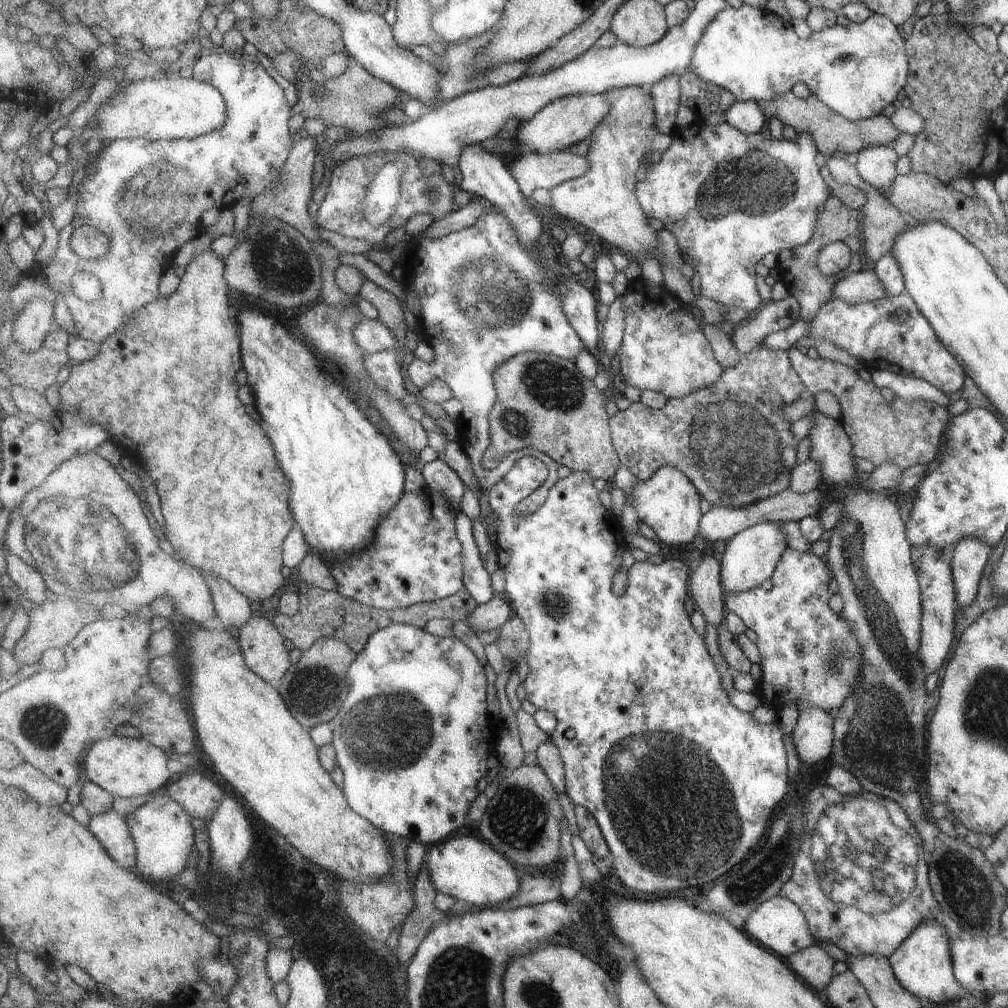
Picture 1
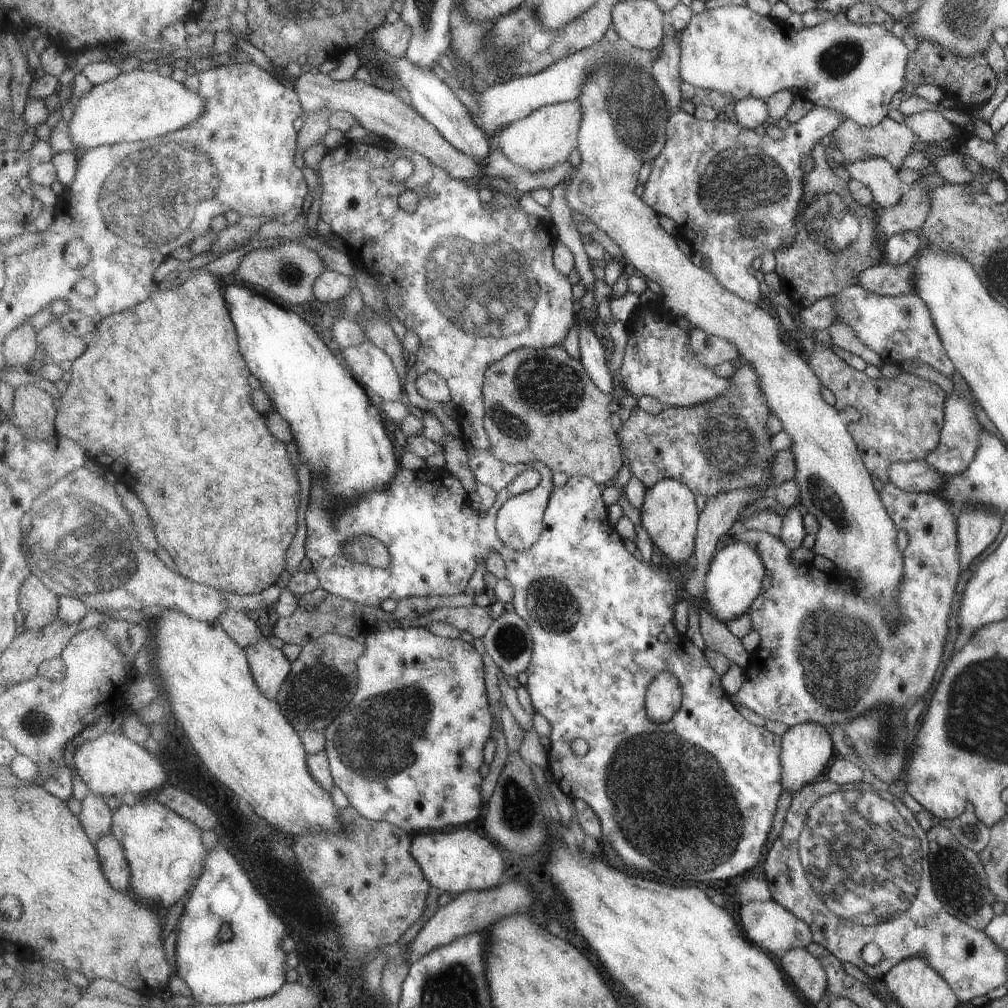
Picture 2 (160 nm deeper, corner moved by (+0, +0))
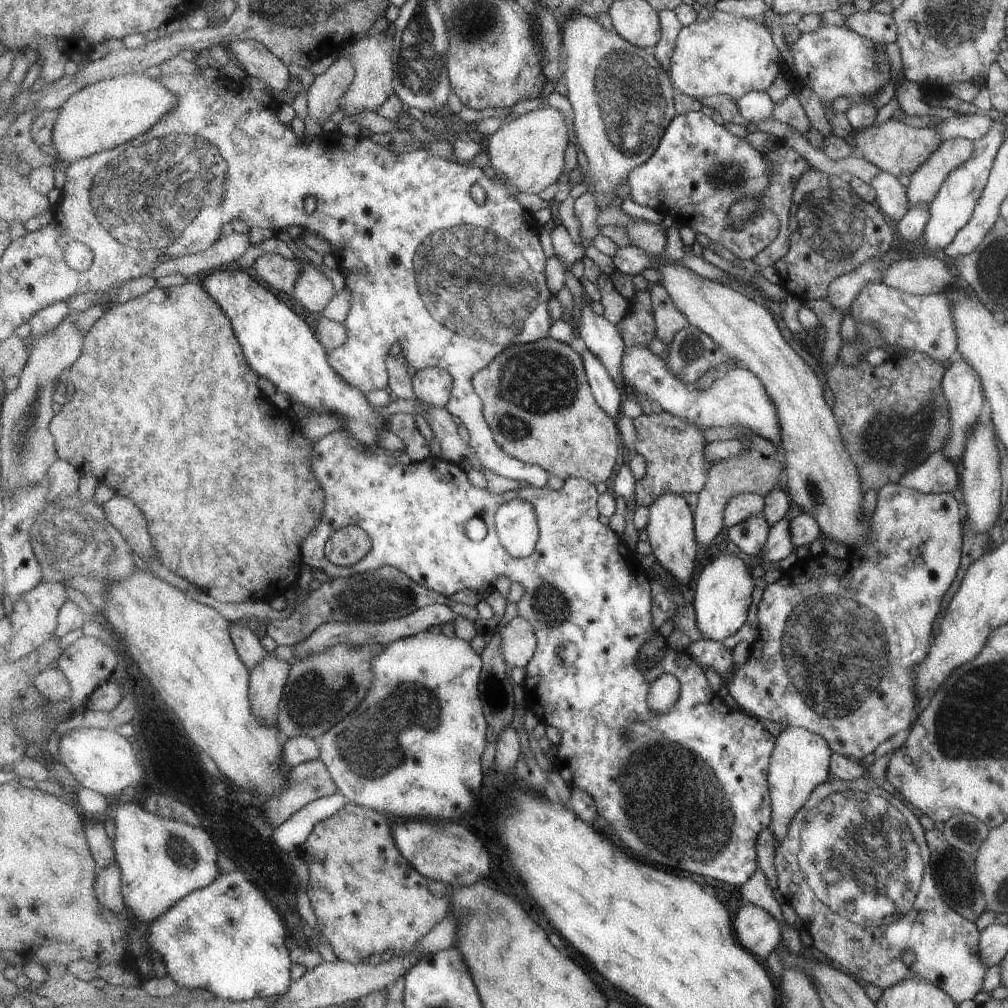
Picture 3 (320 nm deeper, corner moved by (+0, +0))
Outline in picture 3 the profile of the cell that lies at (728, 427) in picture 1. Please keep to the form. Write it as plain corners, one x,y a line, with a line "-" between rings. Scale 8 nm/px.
665,410
661,414
641,415
634,423
637,429
638,454
644,455
648,462
646,475
636,482
635,510
639,506
650,508
669,493
700,493
708,481
709,469
717,462
703,462
703,446
707,444
703,440
703,428

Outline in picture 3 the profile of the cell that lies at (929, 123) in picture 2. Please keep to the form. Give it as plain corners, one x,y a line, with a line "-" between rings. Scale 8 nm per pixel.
979,111
975,115
959,115
956,118
946,119
934,129
940,134
942,142
953,137
974,141
985,136
992,122
987,112

